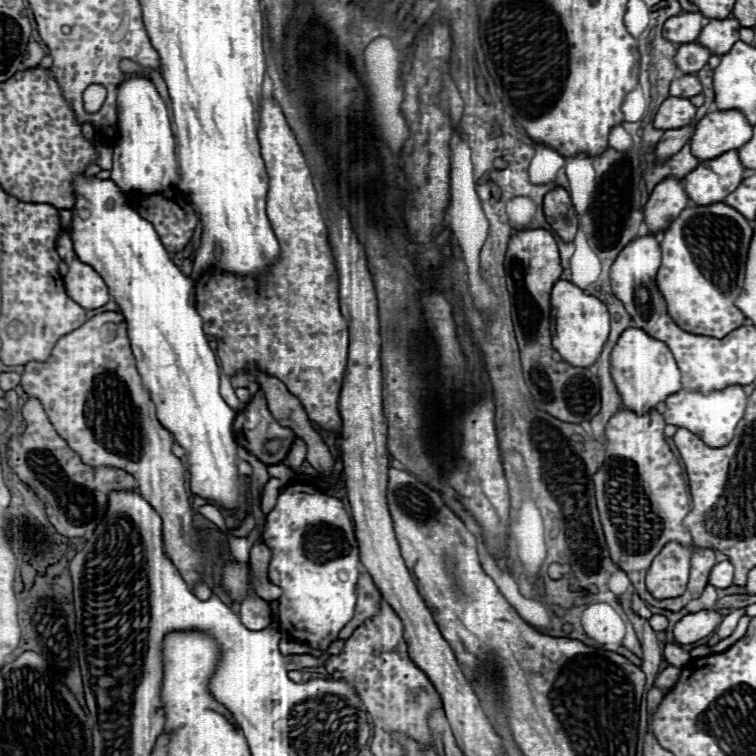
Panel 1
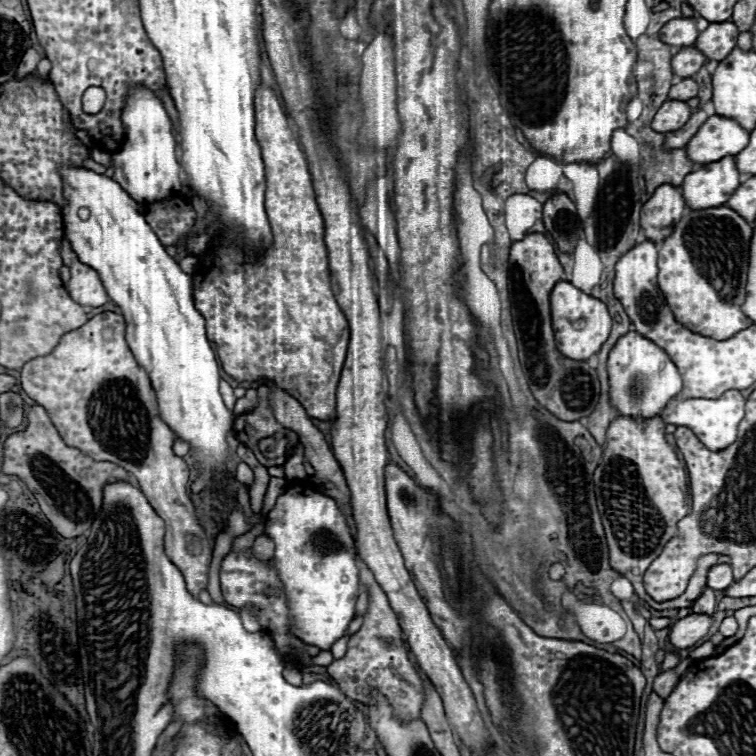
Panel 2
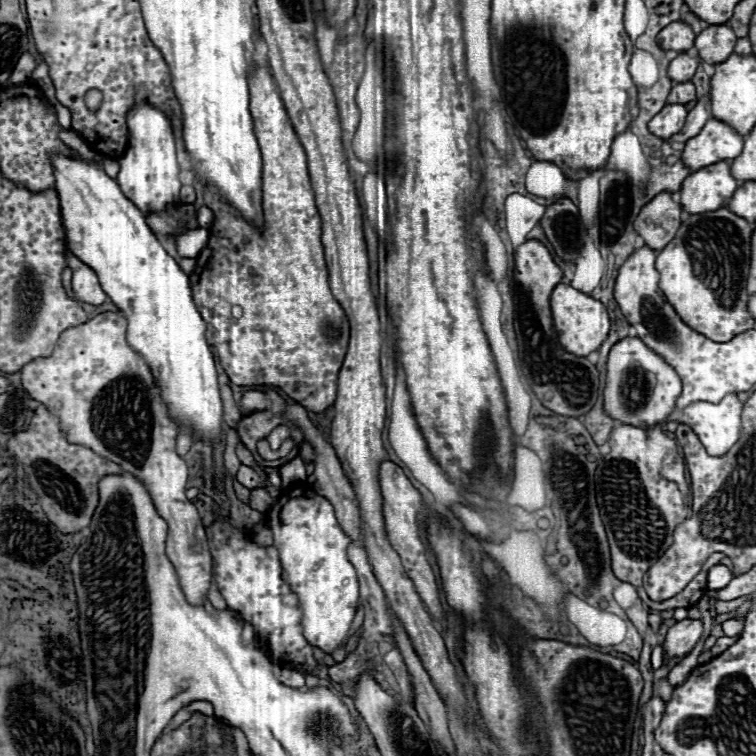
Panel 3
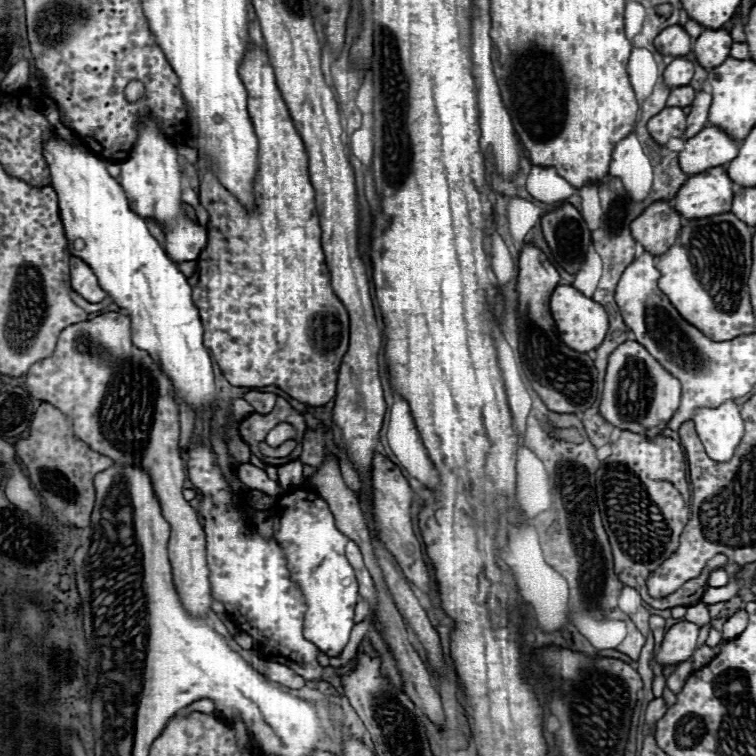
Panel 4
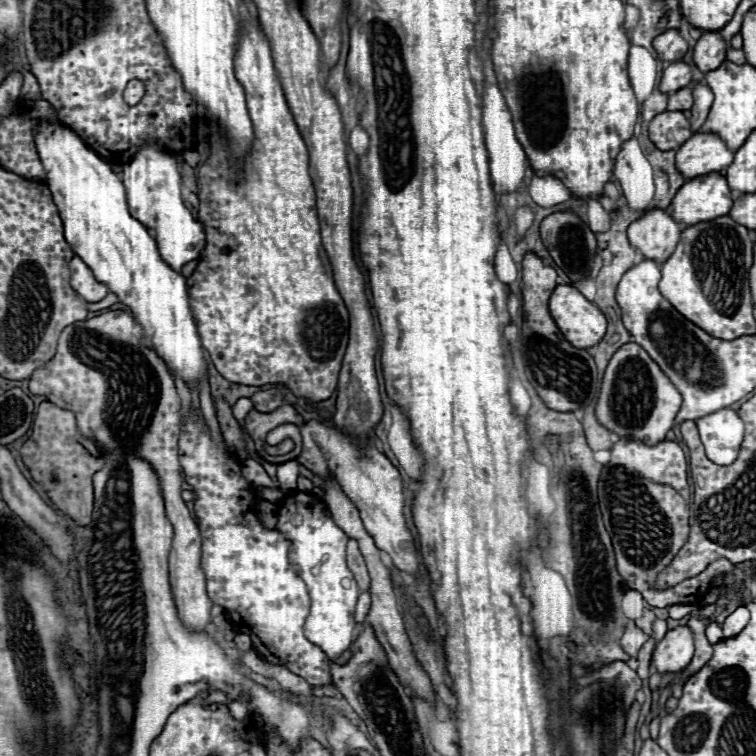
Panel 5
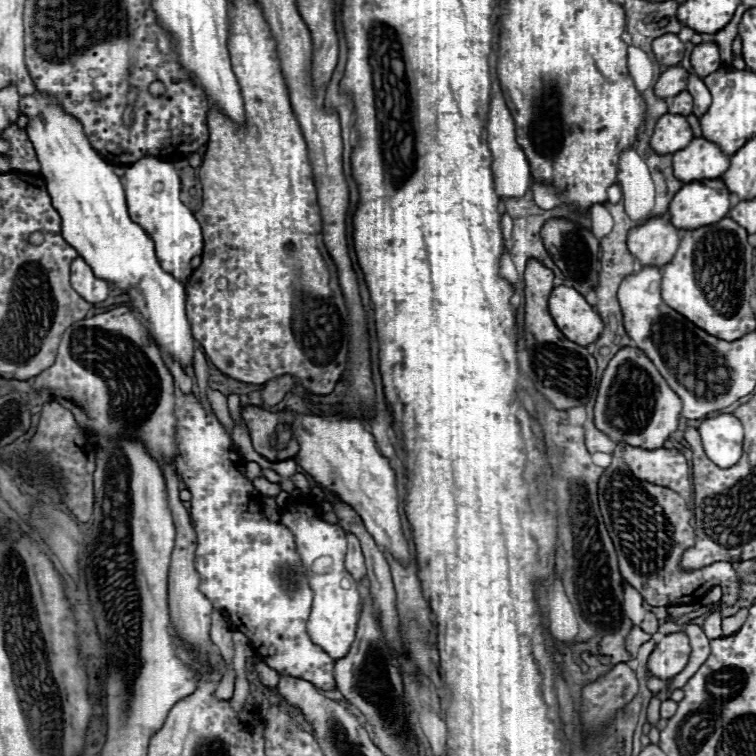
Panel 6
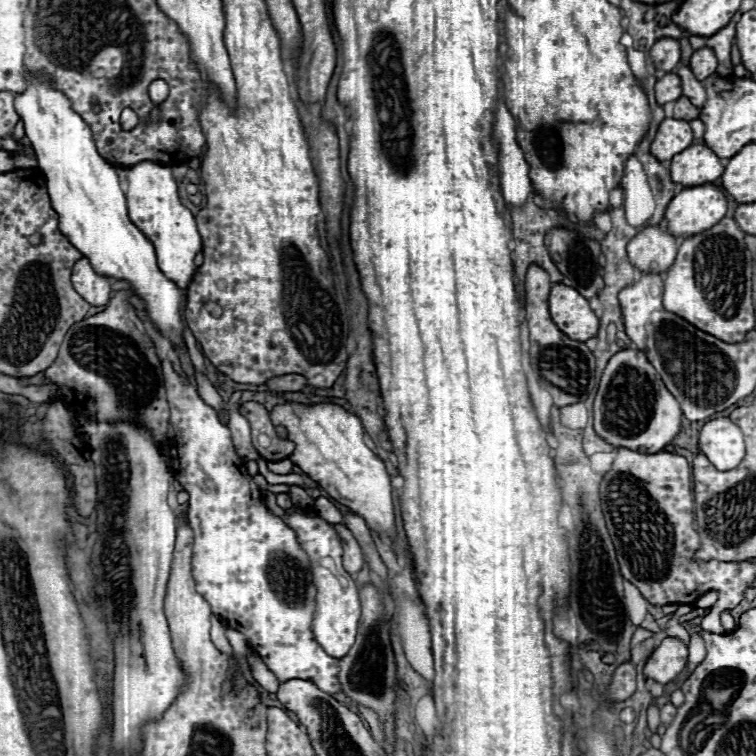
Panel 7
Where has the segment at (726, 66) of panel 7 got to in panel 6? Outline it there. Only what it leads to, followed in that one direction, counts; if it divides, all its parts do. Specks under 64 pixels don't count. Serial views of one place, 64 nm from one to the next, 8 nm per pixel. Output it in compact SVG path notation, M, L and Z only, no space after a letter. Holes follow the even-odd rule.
M740 6L734 14L734 18L714 34L714 42L720 46L720 54L722 54L722 64L730 66L732 64L732 40L738 36L738 24L742 14L748 10L748 6Z

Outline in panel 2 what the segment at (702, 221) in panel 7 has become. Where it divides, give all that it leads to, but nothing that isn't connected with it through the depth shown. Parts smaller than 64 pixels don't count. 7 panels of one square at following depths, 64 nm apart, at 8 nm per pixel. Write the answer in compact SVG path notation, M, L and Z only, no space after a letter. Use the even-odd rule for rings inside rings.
M724 156L690 172L682 182L682 194L690 208L716 208L740 186L740 172L734 156Z

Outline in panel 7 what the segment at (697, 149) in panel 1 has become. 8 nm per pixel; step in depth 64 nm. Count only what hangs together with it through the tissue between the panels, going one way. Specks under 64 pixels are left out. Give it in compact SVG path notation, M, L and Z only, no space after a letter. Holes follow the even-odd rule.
M692 144L670 162L670 174L676 184L700 186L714 182L722 176L726 162L716 156L716 152L706 144Z

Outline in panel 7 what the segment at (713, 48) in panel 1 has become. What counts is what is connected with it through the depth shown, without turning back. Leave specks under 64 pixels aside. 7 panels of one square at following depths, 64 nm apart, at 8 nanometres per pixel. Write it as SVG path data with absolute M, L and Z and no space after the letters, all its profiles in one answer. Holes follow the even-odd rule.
M704 46L704 48L694 50L694 54L690 58L690 68L698 80L704 80L710 74L714 74L716 66L718 66L718 60L716 60L716 54L712 52L712 48Z

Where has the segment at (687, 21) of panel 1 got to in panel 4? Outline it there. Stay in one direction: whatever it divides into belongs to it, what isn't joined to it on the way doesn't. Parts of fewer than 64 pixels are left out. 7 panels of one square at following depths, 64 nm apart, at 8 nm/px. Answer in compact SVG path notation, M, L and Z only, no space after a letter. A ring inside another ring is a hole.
M674 24L672 28L664 28L664 32L656 36L654 46L662 56L686 56L692 50L690 40L690 34L680 24Z

